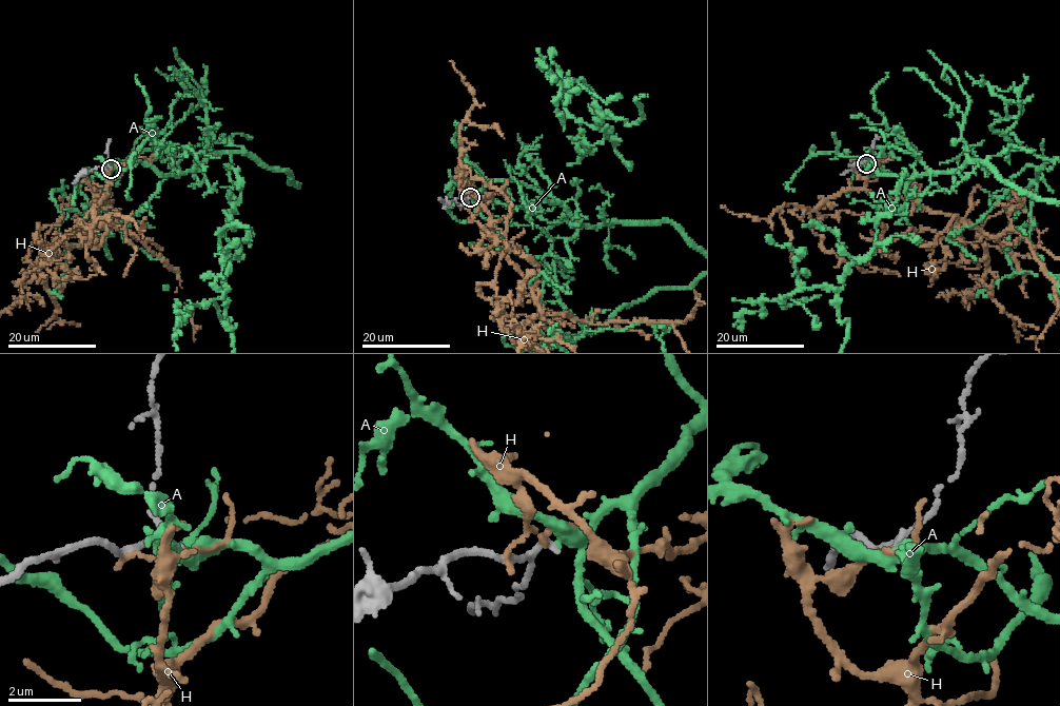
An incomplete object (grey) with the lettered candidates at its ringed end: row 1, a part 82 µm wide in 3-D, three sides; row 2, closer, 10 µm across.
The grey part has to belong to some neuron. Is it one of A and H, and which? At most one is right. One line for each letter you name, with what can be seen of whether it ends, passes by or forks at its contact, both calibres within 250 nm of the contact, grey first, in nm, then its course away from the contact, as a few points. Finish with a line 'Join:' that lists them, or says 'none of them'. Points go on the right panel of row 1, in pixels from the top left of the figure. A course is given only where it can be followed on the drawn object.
A: it forks; calibres 140 and 280 nm
Join: A

